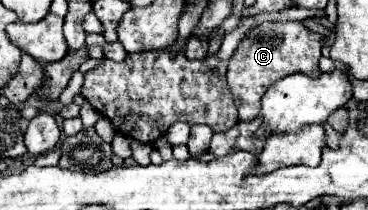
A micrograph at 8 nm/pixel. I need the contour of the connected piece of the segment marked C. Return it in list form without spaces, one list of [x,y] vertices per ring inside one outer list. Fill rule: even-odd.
[[[264,22],[252,28],[232,54],[226,74],[228,88],[238,108],[238,118],[246,122],[258,118],[260,100],[268,90],[268,86],[272,86],[276,80],[296,72],[304,72],[314,78],[320,76],[322,74],[318,68],[320,50],[322,50],[322,36],[308,30],[304,22]]]

